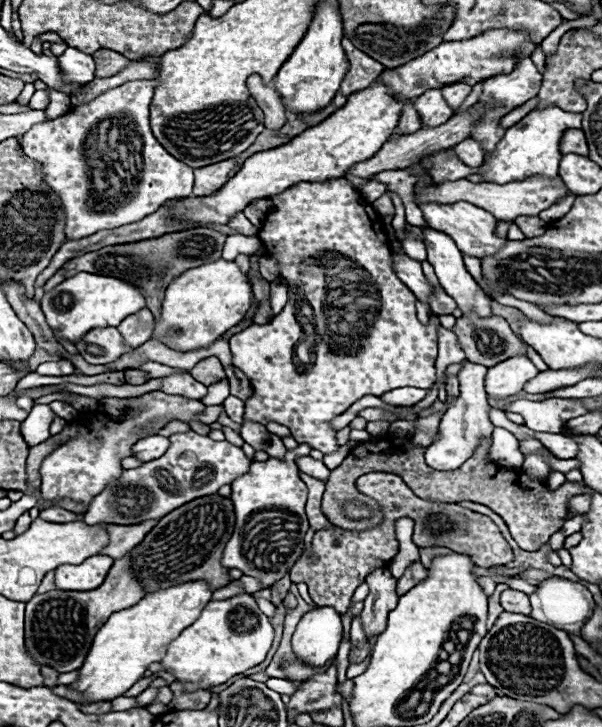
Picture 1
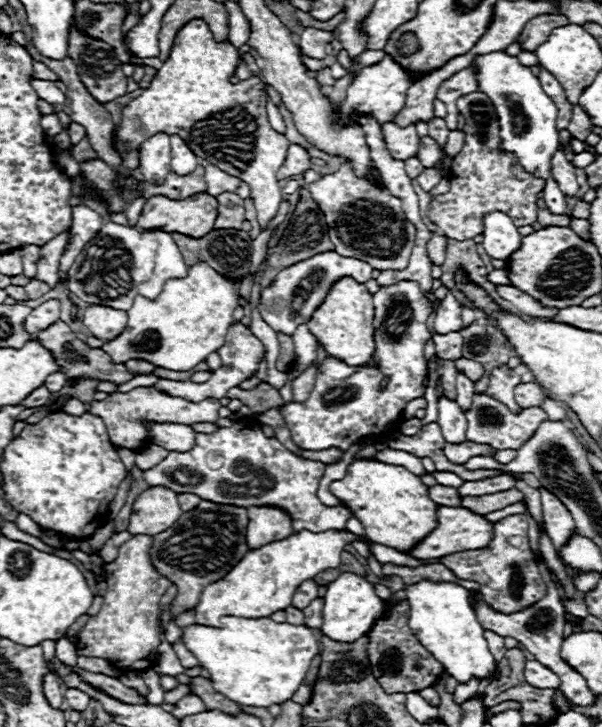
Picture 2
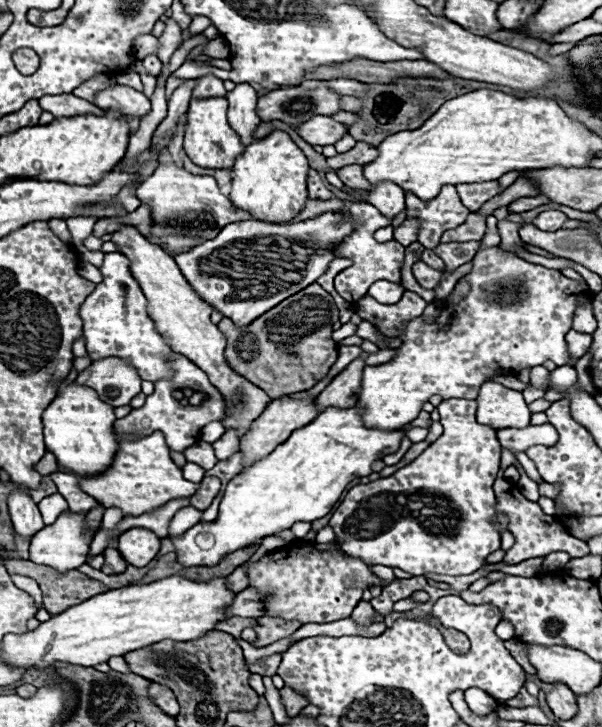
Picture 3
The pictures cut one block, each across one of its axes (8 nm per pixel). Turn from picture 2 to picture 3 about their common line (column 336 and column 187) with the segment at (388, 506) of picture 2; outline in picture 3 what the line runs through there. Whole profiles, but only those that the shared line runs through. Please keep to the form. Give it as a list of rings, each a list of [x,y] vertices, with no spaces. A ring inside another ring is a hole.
[[[152,432],[138,440],[122,440],[118,436],[118,444],[120,448],[114,462],[104,474],[96,478],[80,478],[80,488],[94,496],[104,508],[120,508],[122,516],[142,516],[156,512],[172,500],[190,498],[200,488],[200,484],[184,480],[182,468],[170,460],[170,450],[160,432]]]

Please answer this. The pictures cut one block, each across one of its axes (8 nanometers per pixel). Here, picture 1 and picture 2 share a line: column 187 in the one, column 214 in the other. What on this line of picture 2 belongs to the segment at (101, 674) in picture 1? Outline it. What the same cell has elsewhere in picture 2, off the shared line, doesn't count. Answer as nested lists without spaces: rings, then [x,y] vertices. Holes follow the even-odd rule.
[[[326,530],[326,532],[308,532],[290,534],[280,542],[266,544],[258,550],[248,550],[246,558],[226,574],[226,578],[206,586],[194,608],[194,618],[204,626],[218,626],[222,616],[240,616],[240,618],[268,618],[278,610],[286,610],[292,602],[294,590],[318,576],[322,570],[334,568],[340,564],[342,548],[354,538],[350,532]]]

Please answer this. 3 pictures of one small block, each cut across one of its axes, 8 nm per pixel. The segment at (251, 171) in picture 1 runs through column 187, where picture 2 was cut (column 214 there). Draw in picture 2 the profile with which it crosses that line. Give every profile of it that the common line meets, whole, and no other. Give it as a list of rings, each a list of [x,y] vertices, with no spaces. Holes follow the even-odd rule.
[[[206,192],[194,194],[186,200],[170,200],[166,196],[154,196],[146,200],[136,226],[140,230],[166,230],[166,232],[178,232],[190,238],[204,238],[204,234],[214,230],[216,214],[218,214],[218,202],[214,196]]]

